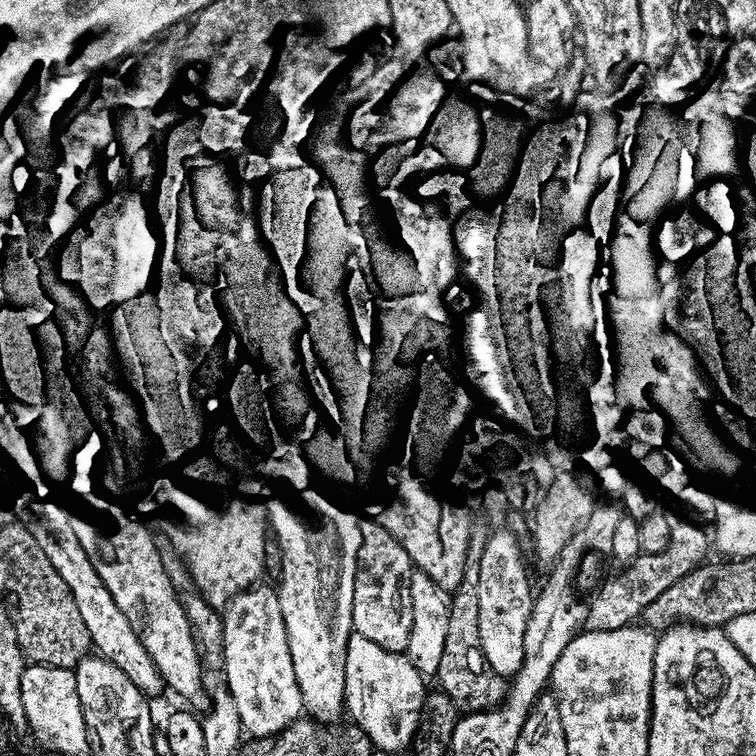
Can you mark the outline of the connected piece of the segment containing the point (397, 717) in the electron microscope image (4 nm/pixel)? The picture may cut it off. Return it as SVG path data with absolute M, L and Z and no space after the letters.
M352 634L347 646L345 709L377 751L398 752L411 745L422 723L428 693L424 684L425 677L414 668L407 655L387 651L368 638Z

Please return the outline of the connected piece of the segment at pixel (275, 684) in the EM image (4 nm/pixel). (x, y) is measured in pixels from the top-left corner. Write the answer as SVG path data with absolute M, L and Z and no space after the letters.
M253 586L240 592L223 609L222 679L234 698L234 706L238 706L241 729L252 738L271 738L283 728L291 726L295 720L301 719L304 703L298 690L298 678L294 678L294 662L290 658L290 642L286 638L286 622L282 618L279 591L275 587L260 587Z

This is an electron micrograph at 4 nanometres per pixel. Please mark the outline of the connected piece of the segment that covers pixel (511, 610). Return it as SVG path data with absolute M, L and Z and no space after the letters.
M493 531L478 558L478 630L486 662L500 676L515 676L524 661L526 622L532 613L534 597L524 569L524 556L512 532Z

